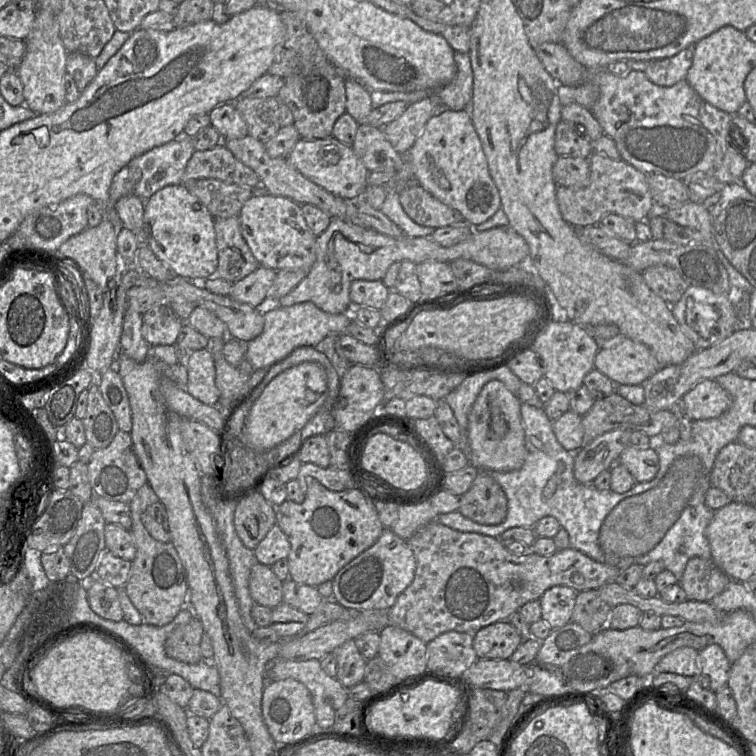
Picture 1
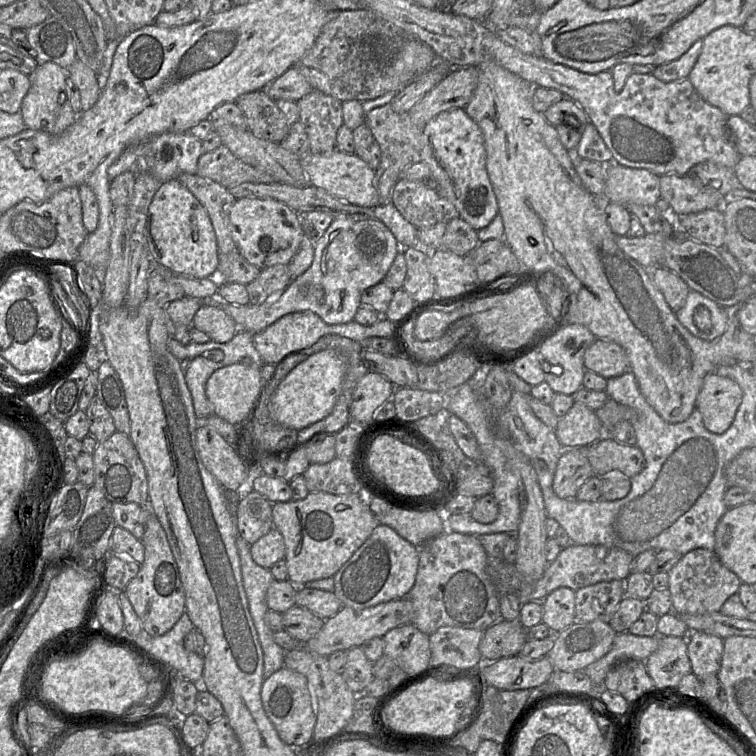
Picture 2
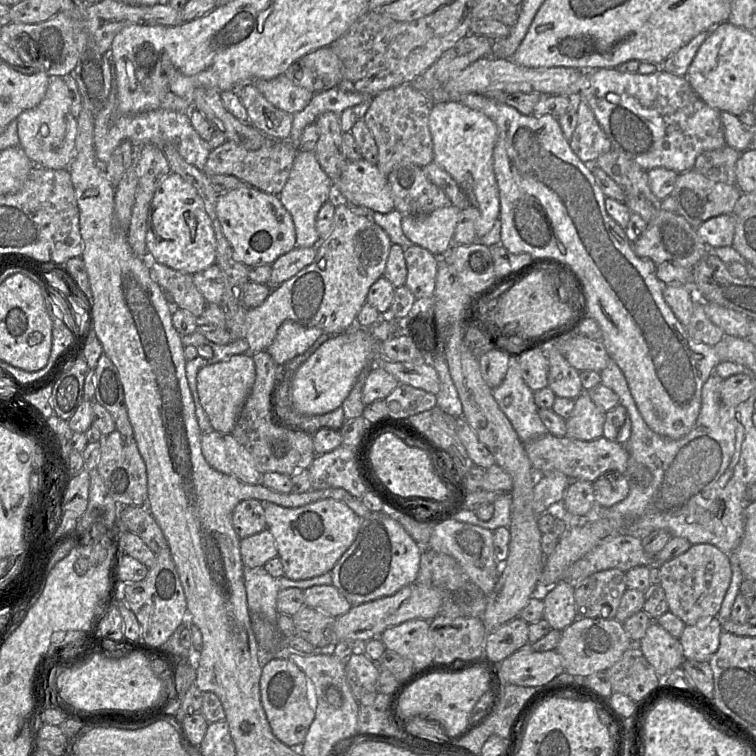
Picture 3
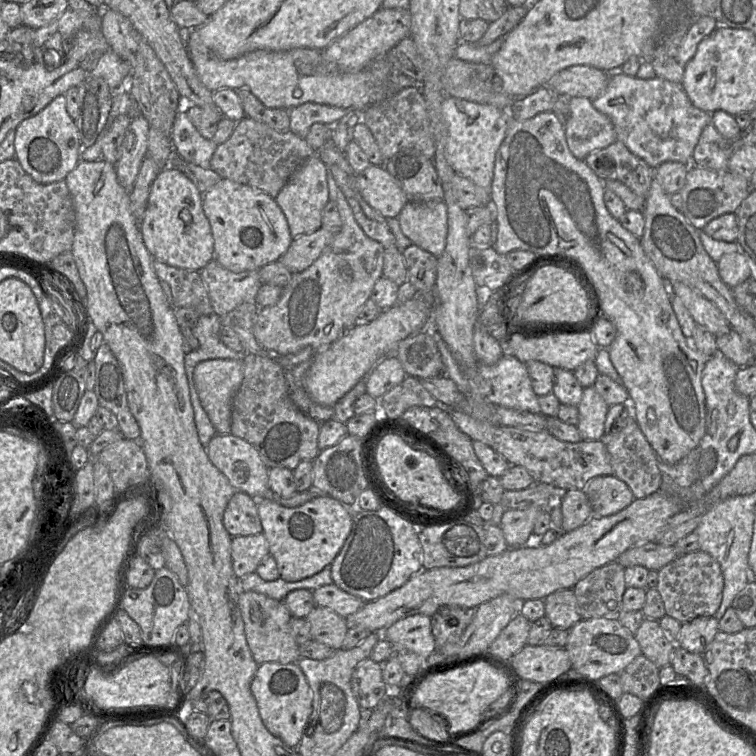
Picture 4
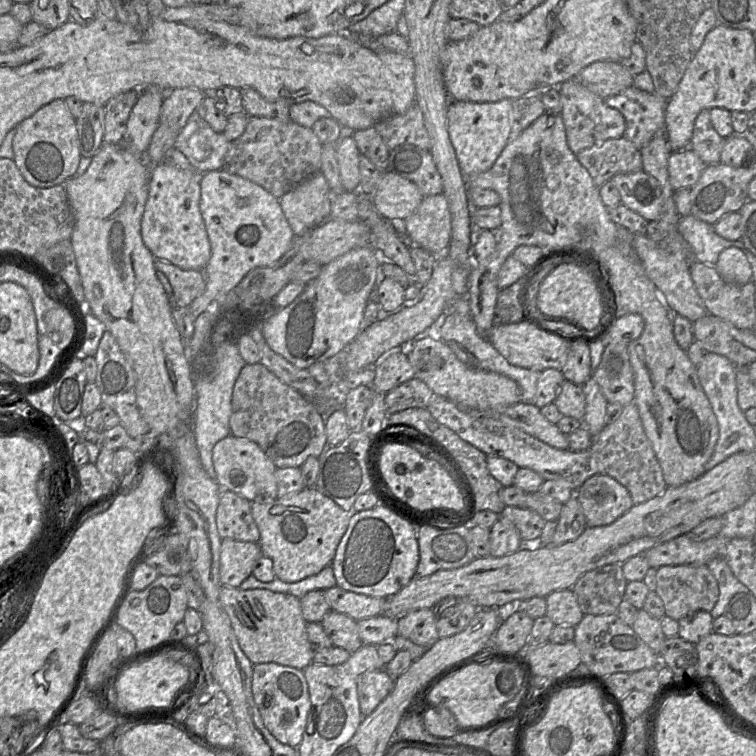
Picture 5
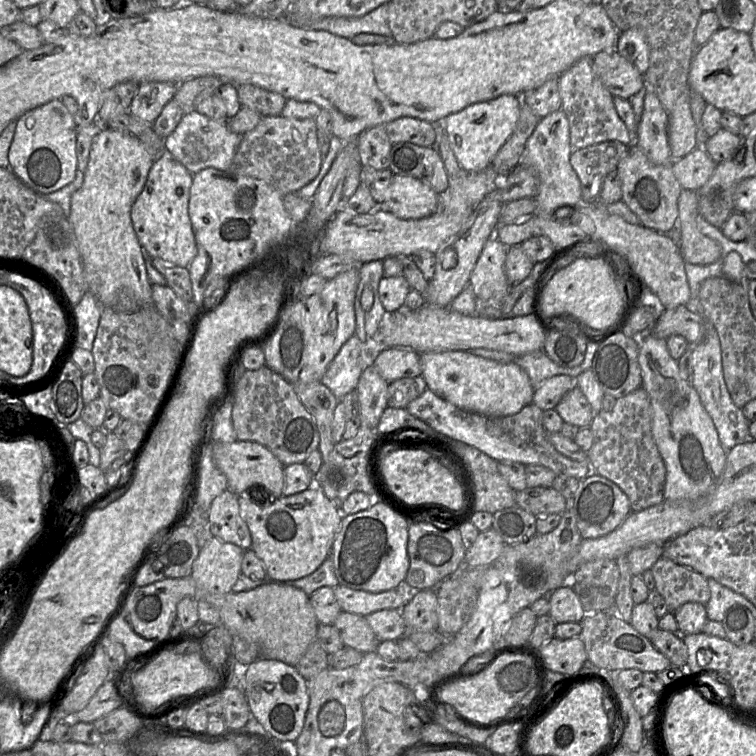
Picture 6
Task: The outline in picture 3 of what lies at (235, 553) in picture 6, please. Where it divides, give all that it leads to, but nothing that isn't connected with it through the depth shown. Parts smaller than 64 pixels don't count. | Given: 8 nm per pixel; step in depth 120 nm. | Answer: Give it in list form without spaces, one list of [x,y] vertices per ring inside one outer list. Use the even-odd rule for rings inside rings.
[[[265,529],[240,540],[241,559],[245,568],[263,567],[278,551],[272,533]]]

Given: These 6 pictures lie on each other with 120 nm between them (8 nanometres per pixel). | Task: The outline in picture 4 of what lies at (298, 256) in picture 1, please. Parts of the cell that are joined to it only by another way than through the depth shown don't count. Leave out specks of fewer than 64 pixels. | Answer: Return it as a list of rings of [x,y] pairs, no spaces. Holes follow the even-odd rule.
[[[221,178],[203,193],[202,207],[214,238],[214,259],[234,273],[278,261],[292,243],[285,214],[274,198],[256,187]]]

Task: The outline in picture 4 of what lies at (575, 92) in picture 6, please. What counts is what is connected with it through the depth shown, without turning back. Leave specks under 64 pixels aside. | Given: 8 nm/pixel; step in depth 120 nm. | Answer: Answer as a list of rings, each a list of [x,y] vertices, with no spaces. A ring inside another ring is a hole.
[[[570,98],[570,117],[565,124],[566,142],[570,152],[579,160],[617,141],[611,120],[599,112],[588,98]]]

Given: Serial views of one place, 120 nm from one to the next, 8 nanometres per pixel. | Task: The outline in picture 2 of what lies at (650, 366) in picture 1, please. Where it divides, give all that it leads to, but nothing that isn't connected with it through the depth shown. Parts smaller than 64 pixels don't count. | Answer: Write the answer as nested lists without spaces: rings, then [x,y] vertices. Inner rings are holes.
[[[596,339],[584,353],[584,367],[605,379],[629,372],[630,361],[624,349],[615,342]]]

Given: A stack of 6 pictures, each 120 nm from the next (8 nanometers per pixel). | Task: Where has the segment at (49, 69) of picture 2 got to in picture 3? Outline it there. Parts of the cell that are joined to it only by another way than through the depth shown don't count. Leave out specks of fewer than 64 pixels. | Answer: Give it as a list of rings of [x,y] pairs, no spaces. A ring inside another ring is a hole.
[[[50,76],[41,102],[16,118],[20,147],[34,165],[55,170],[69,167],[74,157],[77,135],[77,118],[71,114],[70,105],[71,97],[64,78]]]

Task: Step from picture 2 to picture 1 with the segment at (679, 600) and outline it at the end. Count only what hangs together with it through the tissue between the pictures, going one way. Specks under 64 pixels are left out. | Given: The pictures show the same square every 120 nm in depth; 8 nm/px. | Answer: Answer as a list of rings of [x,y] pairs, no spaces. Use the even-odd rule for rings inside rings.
[[[693,557],[687,562],[678,584],[688,600],[709,602],[723,592],[730,581],[734,580],[719,569],[712,559]]]

